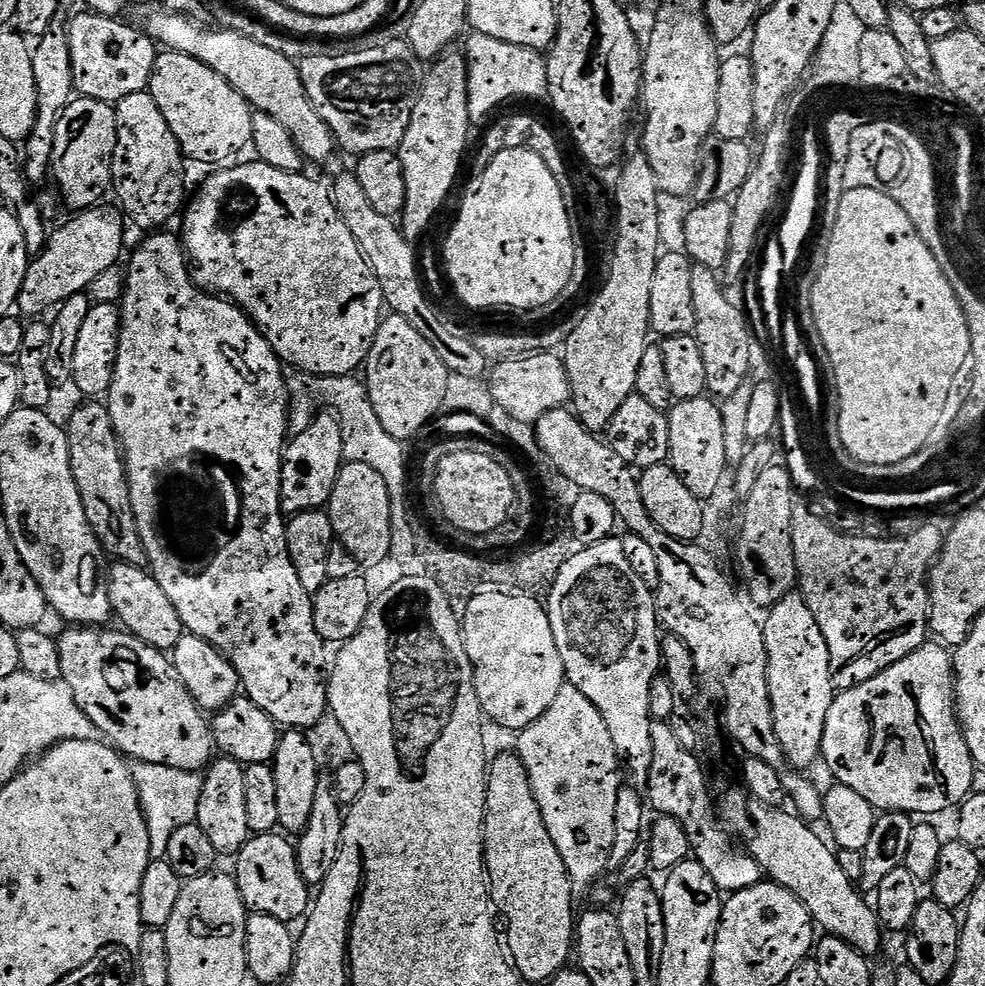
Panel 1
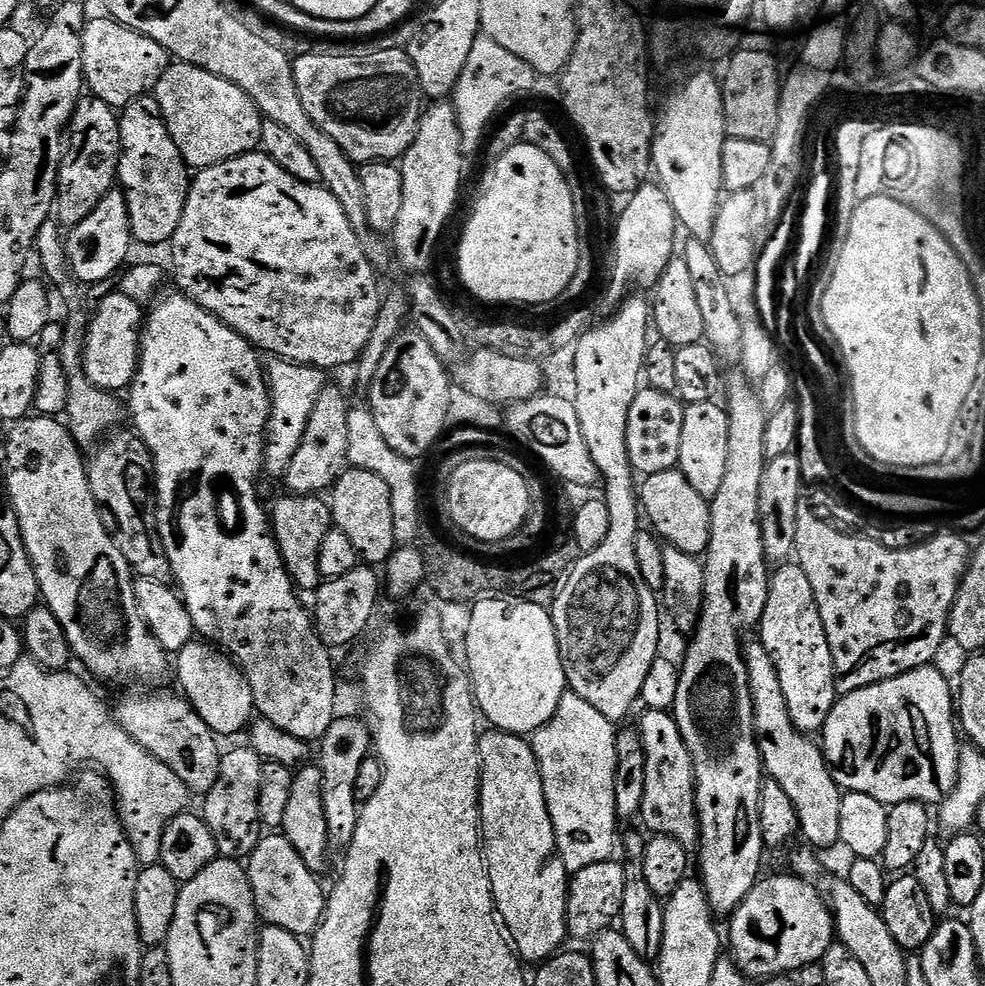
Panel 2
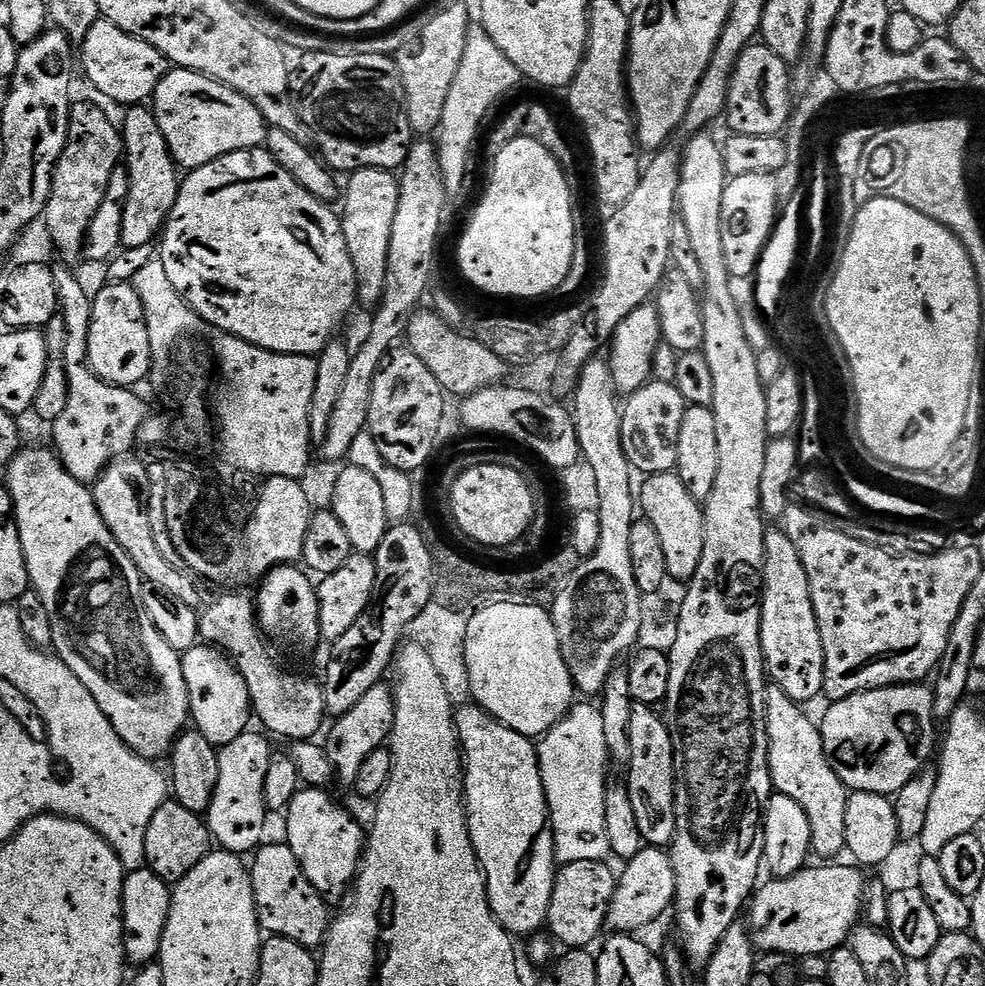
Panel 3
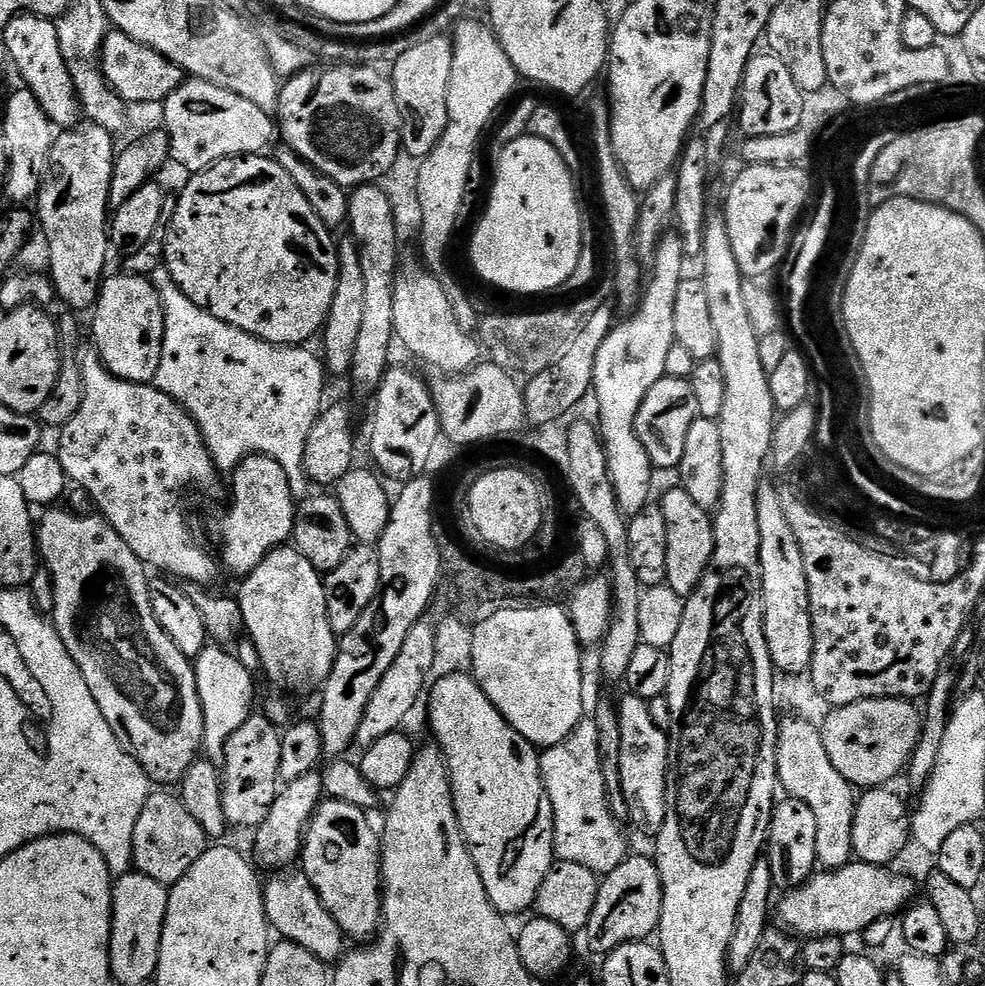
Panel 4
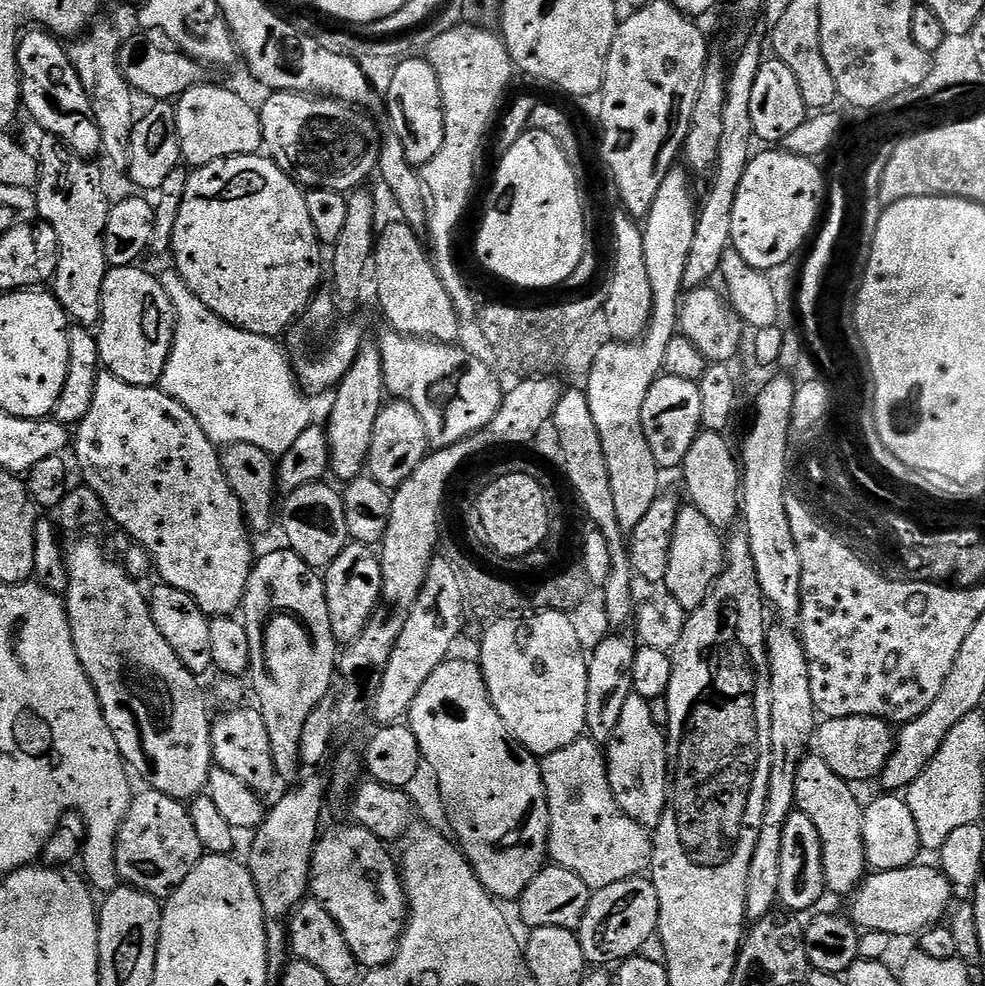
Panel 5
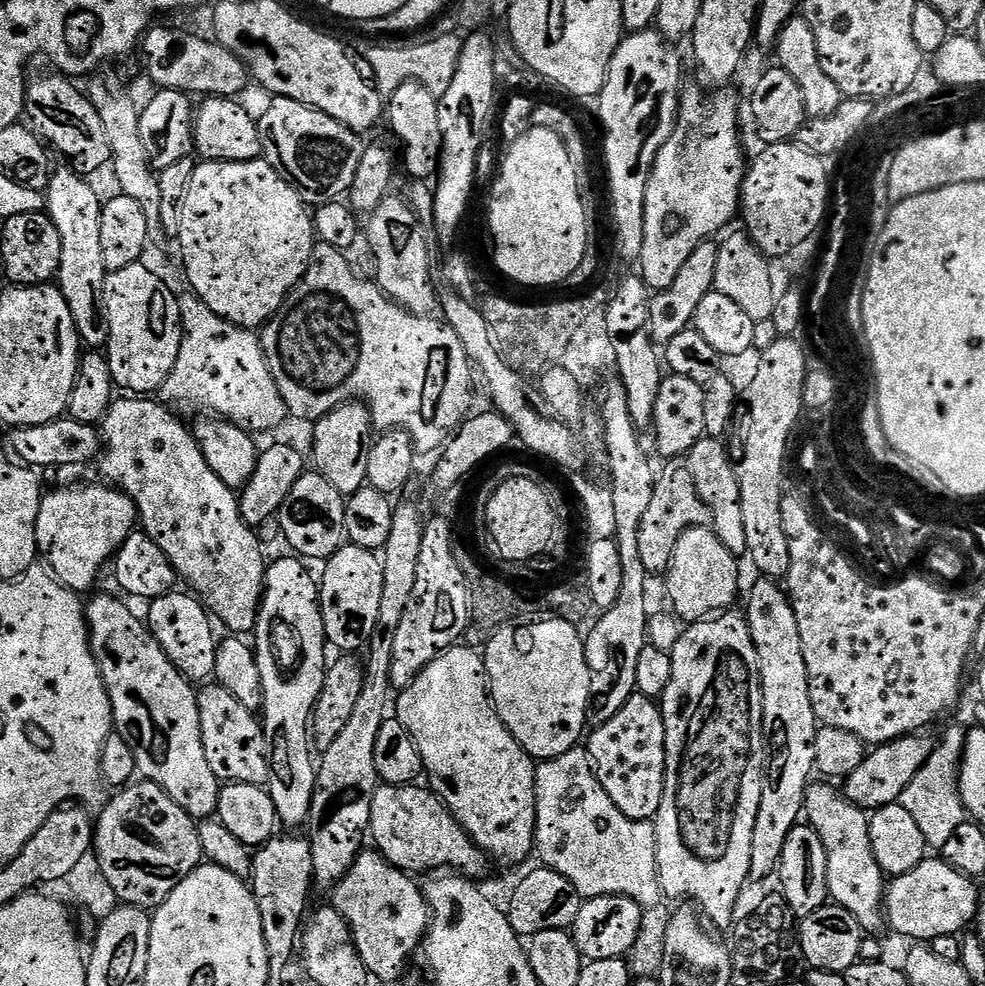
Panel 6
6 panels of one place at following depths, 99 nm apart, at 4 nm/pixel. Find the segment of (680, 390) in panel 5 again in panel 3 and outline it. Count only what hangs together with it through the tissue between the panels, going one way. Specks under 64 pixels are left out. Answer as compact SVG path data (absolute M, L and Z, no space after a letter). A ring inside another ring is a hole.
M657 379L642 385L623 401L620 413L622 450L626 450L626 458L637 473L644 472L645 477L650 477L675 469L678 462L678 434L682 434L685 407L676 385Z

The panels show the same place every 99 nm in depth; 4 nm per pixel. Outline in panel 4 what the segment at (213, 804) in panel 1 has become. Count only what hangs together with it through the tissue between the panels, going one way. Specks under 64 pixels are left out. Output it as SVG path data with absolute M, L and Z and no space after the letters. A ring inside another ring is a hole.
M252 714L226 742L220 794L224 817L232 828L255 830L264 821L266 814L270 814L270 806L274 806L276 801L280 780L278 762L282 758L281 735L281 729L267 715Z

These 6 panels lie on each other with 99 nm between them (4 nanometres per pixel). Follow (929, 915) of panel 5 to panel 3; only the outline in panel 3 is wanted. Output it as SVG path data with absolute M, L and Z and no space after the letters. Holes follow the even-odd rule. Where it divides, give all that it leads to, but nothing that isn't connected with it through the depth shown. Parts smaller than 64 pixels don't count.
M840 862L825 863L825 868L805 866L792 876L772 878L769 884L757 887L746 912L746 927L761 953L781 952L793 958L827 957L851 937L862 916L866 877L851 863L836 863Z

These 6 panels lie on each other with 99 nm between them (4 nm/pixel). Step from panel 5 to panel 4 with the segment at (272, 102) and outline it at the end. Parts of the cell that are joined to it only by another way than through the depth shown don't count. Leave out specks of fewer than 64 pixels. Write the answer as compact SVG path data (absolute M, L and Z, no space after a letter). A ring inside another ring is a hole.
M332 62L329 68L306 67L294 76L289 76L280 85L280 97L274 113L278 121L278 136L289 144L314 170L334 178L346 190L371 184L386 175L398 163L402 145L400 142L400 119L394 102L392 81L368 62Z

